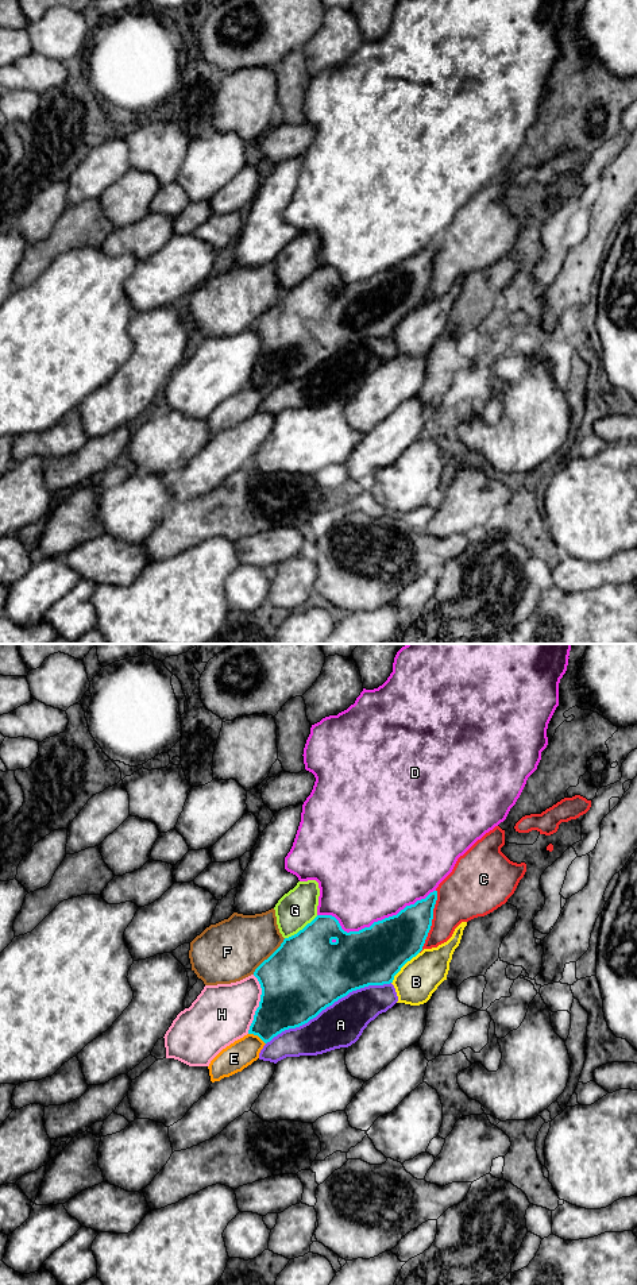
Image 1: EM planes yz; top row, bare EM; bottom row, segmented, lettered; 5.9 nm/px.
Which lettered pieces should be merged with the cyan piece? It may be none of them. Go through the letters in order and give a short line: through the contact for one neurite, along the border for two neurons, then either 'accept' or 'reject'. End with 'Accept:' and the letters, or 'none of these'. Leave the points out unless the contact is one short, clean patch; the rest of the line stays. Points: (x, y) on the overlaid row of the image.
A: reject
B: reject
C: reject
D: reject
E: reject
F: reject
G: accept
H: reject
Accept: G

